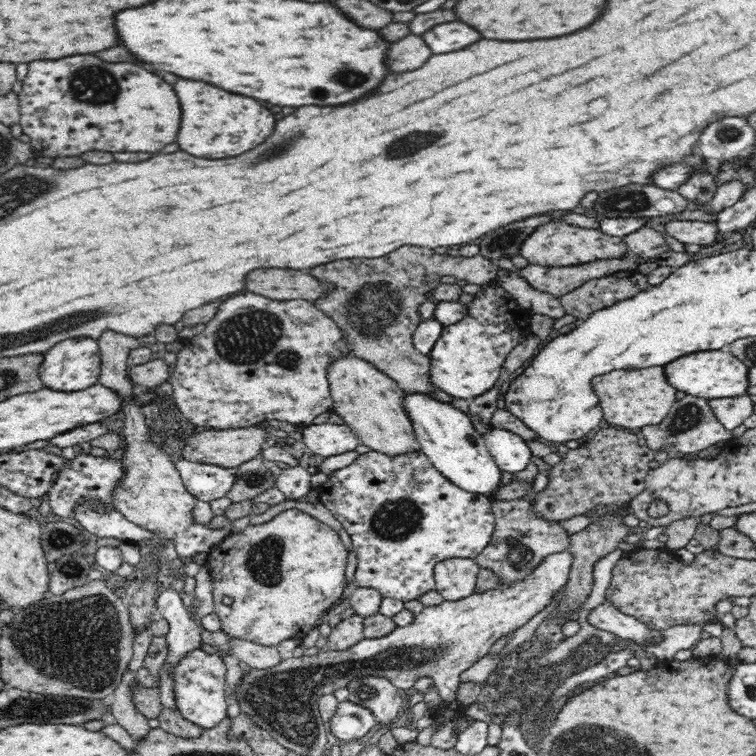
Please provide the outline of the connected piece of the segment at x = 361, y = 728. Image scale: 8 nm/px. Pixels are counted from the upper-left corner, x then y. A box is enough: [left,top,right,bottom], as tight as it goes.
[327,701,377,743]

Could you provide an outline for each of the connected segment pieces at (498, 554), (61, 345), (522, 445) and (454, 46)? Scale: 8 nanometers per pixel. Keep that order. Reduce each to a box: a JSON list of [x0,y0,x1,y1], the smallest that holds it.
[[475,500,569,586],[39,338,101,392],[482,425,530,473],[422,22,480,54]]

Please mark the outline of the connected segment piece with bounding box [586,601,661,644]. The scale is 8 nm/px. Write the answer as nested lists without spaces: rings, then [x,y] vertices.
[[[607,601],[590,610],[586,614],[586,622],[604,633],[612,633],[620,639],[632,639],[639,644],[644,644],[647,638],[649,643],[657,642],[661,636],[660,630],[648,631],[642,623],[632,616],[622,614],[622,611],[618,611]]]

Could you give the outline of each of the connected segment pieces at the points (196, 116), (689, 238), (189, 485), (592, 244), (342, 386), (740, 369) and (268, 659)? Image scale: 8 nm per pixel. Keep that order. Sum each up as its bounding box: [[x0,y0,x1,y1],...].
[[174,80,274,158],[661,220,722,246],[174,460,233,502],[517,222,628,267],[326,355,421,455],[664,349,748,400],[227,636,282,669]]

